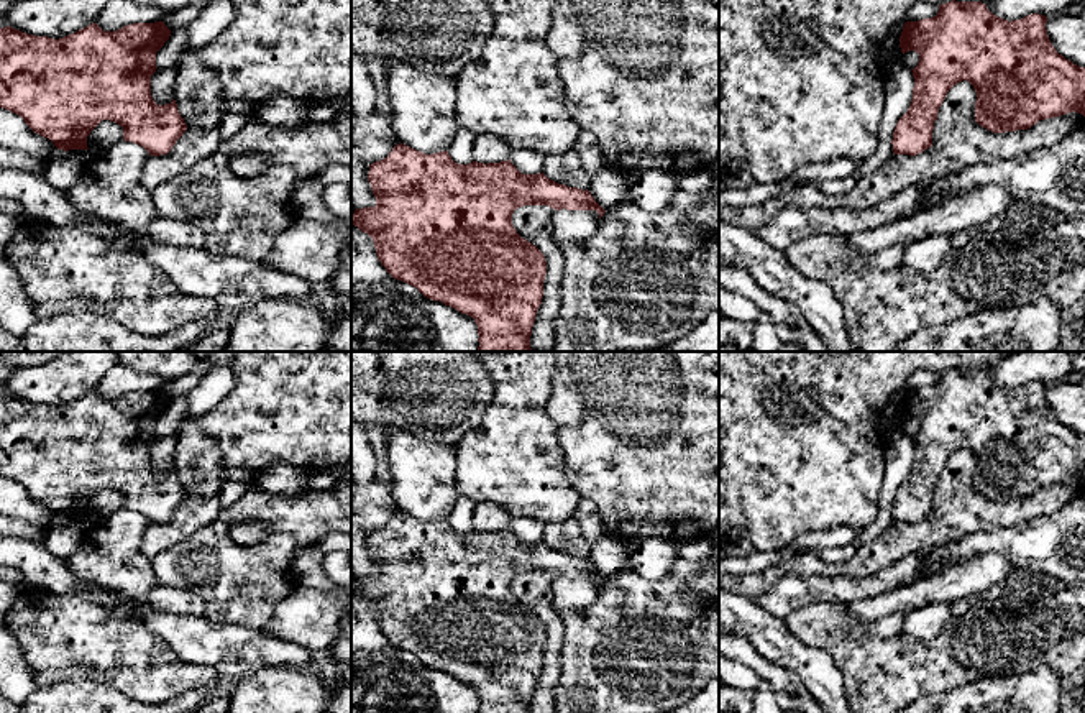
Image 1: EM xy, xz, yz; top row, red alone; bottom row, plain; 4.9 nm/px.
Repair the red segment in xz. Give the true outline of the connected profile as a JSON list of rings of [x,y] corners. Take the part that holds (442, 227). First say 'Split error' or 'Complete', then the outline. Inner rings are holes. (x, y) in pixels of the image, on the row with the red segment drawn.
Complete. [[[402,143],[387,158],[369,164],[368,181],[376,205],[356,209],[351,225],[373,238],[378,260],[394,279],[473,317],[478,352],[532,352],[530,335],[543,297],[547,261],[514,228],[514,210],[548,205],[596,210],[599,218],[606,212],[588,189],[558,184],[543,172],[522,174],[510,159],[458,164],[448,151],[425,154]]]

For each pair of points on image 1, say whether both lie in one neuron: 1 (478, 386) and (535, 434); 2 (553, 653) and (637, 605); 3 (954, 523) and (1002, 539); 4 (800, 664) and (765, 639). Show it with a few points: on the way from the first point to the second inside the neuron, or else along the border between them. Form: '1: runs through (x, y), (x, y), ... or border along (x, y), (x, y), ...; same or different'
1: border along (486, 368), (493, 400), (470, 431); different
2: border along (560, 615), (563, 625), (562, 671), (555, 685); different
3: border along (1015, 523), (990, 531), (970, 531), (941, 546); different
4: runs through (792, 656), (773, 641); same

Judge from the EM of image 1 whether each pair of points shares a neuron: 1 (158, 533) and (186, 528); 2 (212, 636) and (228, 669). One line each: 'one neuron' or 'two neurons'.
1: one neuron
2: one neuron

